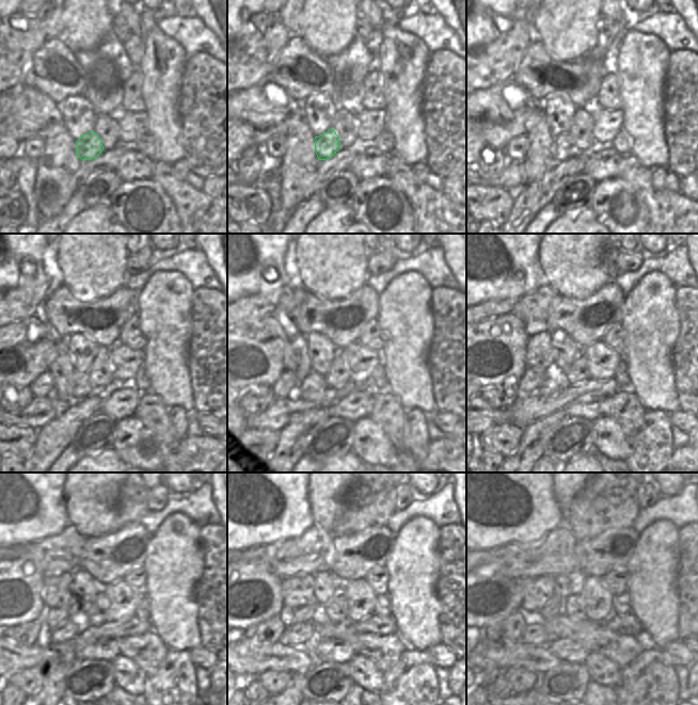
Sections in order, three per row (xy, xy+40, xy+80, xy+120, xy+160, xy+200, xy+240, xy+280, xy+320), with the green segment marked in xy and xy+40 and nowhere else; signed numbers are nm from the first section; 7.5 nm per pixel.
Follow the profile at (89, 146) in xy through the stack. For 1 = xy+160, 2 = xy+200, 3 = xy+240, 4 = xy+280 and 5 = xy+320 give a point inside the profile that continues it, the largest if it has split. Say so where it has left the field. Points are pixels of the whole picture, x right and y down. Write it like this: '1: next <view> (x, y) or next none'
1: next xy+160 (314, 385)
2: next xy+200 (552, 383)
3: next xy+240 (65, 631)
4: next xy+280 (297, 634)
5: next xy+320 (535, 634)

